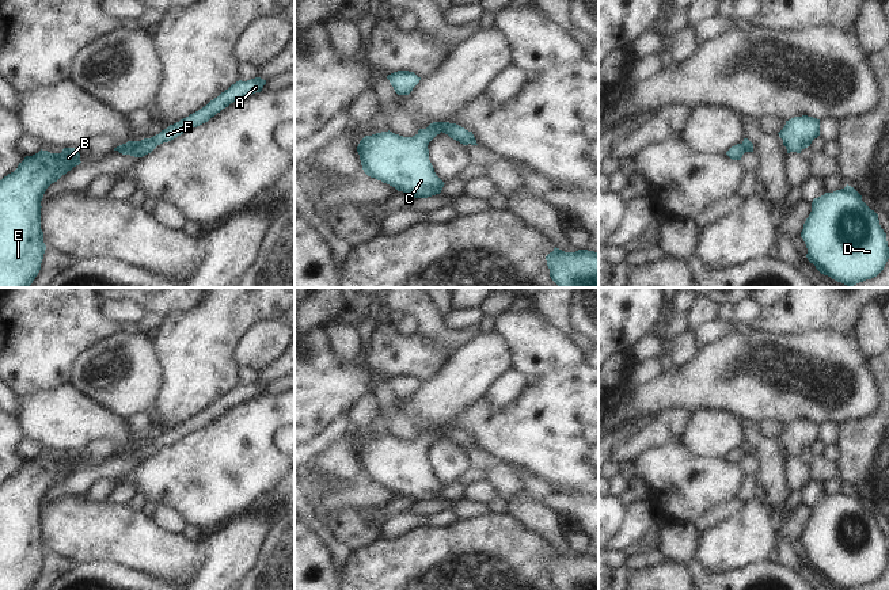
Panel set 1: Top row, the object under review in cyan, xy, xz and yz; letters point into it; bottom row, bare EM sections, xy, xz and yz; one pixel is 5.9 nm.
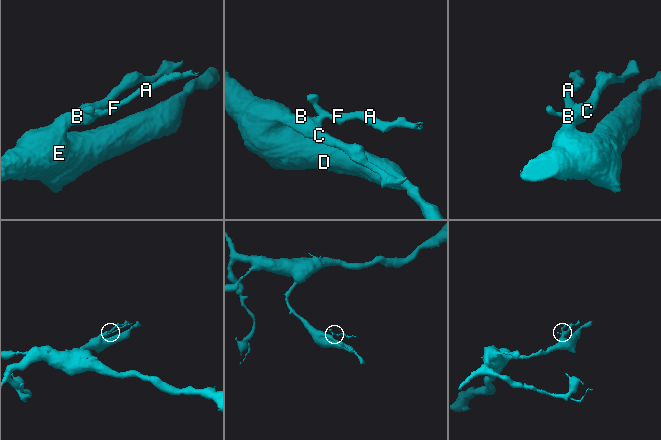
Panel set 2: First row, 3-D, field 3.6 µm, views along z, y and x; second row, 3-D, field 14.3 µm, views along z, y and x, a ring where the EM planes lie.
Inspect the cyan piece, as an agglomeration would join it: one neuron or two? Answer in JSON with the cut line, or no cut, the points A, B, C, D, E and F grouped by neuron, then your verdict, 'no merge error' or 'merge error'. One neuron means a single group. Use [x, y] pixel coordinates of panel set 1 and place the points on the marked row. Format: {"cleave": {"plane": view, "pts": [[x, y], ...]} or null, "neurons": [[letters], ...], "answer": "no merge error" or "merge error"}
{"cleave": {"plane": "xz", "pts": [[428, 126], [436, 126], [441, 130]]}, "neurons": [["A", "F"], ["B", "C", "D", "E"]], "answer": "merge error"}

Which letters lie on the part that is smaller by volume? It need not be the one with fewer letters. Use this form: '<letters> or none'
A, F

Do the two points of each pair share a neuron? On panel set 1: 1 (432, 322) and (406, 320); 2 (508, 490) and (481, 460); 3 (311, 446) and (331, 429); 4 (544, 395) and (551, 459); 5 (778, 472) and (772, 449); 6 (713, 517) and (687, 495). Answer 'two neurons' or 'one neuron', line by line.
1: two neurons
2: one neuron
3: one neuron
4: one neuron
5: one neuron
6: two neurons

